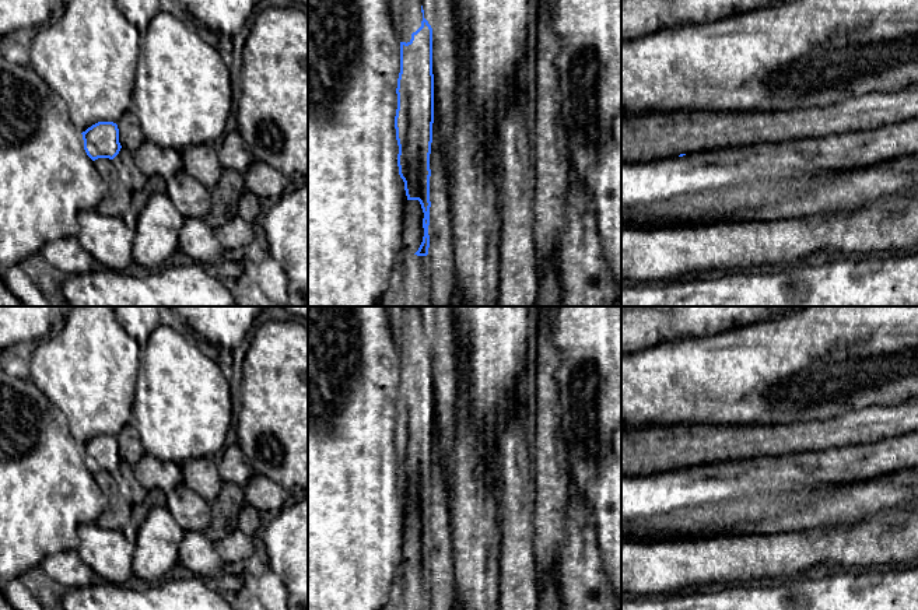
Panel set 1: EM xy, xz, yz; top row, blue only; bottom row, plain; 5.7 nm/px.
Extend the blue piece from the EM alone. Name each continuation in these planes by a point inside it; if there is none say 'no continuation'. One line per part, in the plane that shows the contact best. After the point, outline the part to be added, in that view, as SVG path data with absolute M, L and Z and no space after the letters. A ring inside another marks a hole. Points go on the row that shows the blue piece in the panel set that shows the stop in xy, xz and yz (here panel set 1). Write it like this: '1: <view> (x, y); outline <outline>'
1: xz (410, 17); outline M402 0L399 14L399 39L410 42L411 34L421 27L423 13L421 0Z

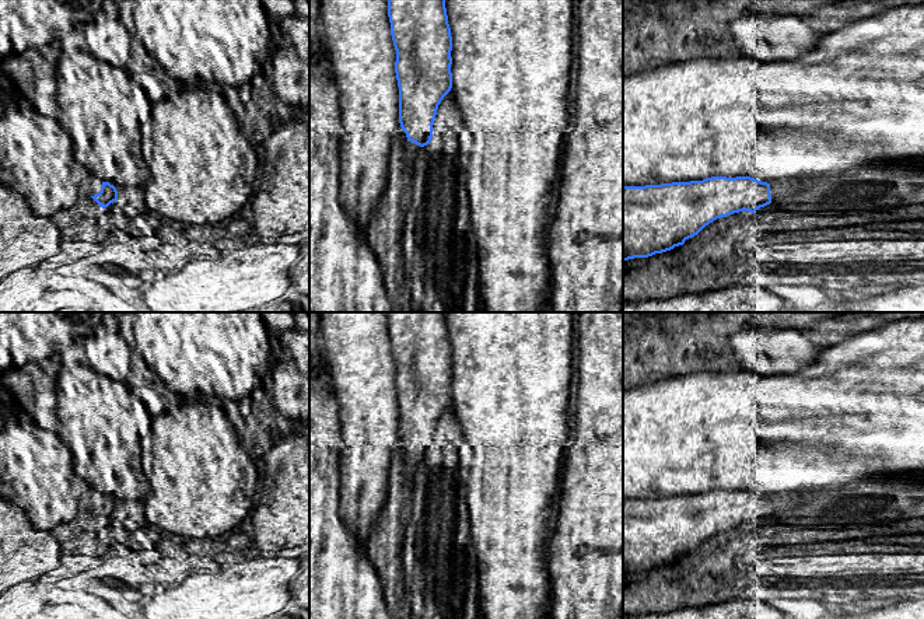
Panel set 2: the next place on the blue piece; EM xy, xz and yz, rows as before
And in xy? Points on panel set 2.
1: xy (93, 185); outline M88 175L85 189L88 196L94 196L101 192L102 181L94 175Z

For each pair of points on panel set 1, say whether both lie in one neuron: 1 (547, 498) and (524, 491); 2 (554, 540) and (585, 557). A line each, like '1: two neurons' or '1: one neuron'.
1: two neurons
2: two neurons

